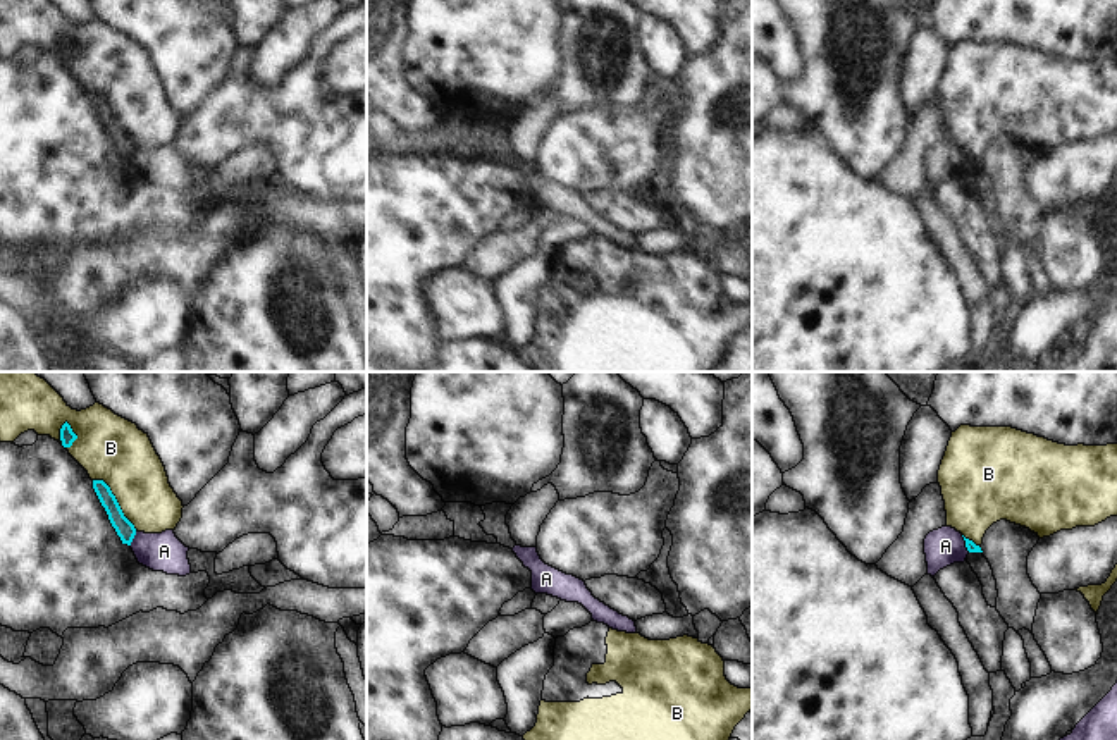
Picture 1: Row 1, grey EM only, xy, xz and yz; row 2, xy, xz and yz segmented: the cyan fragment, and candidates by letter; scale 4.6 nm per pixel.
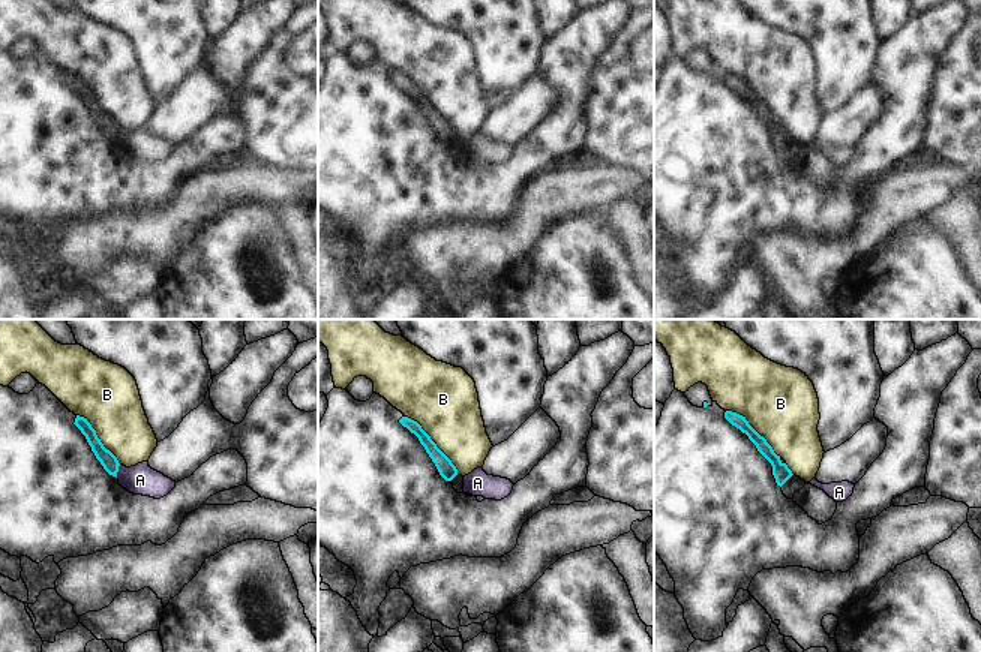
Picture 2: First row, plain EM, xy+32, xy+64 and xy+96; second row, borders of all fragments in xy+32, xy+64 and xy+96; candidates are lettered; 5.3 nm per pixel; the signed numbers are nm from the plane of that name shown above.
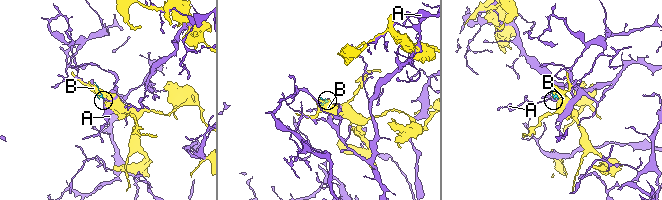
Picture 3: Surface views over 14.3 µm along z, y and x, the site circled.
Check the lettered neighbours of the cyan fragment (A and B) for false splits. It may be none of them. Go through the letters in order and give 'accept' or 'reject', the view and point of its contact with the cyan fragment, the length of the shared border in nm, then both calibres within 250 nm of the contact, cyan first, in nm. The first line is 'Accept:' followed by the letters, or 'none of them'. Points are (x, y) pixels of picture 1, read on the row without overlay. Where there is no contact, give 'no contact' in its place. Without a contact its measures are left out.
Accept: none of them
A: reject; meets cyan in xy at (133, 152); contact 80 nm long; 90 nm thick on the cyan side, 180 nm on the other
B: reject; meets cyan in xy at (116, 116); contact 320 nm long; 90 nm thick on the cyan side, 300 nm on the other

